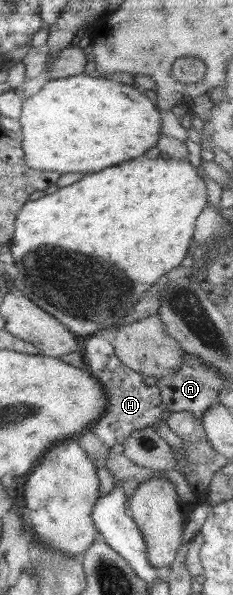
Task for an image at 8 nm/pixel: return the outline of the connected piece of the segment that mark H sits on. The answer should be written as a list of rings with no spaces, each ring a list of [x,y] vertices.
[[[90,335],[84,342],[82,351],[88,373],[101,384],[105,392],[106,410],[90,428],[90,432],[103,443],[105,448],[119,448],[130,433],[144,427],[153,428],[156,422],[162,420],[166,409],[162,406],[161,392],[156,387],[146,385],[140,373],[124,365],[115,355],[114,346],[110,342],[100,336]]]

